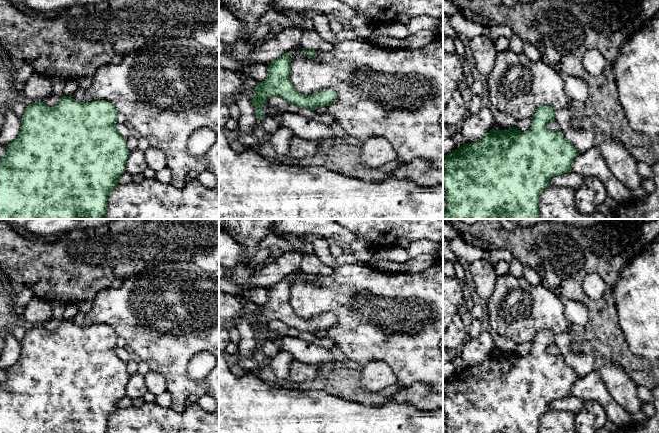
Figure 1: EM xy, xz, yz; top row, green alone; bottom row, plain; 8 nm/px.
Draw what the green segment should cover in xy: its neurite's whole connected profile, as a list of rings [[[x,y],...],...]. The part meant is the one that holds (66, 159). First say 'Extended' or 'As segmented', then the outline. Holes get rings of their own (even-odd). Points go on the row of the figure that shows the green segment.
As segmented. [[[63,94],[61,96],[60,103],[54,107],[47,106],[44,101],[28,105],[21,117],[17,138],[6,146],[7,154],[0,159],[0,219],[104,219],[106,215],[109,193],[119,185],[118,178],[125,172],[129,157],[126,137],[116,129],[119,112],[108,101],[83,103]]]

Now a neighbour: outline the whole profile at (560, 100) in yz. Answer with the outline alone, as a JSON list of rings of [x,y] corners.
[[[510,49],[497,53],[493,71],[487,77],[487,89],[491,106],[516,120],[531,118],[540,105],[548,105],[558,112],[565,107],[570,107],[572,103],[564,91],[564,76],[555,68],[543,59],[532,61],[523,52],[515,53]]]

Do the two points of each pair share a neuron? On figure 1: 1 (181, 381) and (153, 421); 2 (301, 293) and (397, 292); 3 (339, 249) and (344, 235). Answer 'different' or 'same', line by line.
1: different
2: same
3: different

